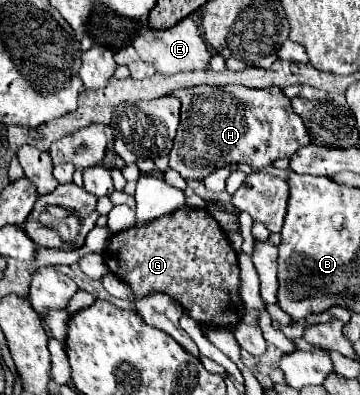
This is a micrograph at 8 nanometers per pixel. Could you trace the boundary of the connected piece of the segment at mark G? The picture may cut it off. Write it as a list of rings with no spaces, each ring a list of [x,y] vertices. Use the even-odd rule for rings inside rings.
[[[185,207],[153,223],[113,235],[105,251],[105,263],[133,289],[135,297],[151,291],[167,293],[199,323],[225,329],[235,327],[243,317],[237,253],[207,209]]]

